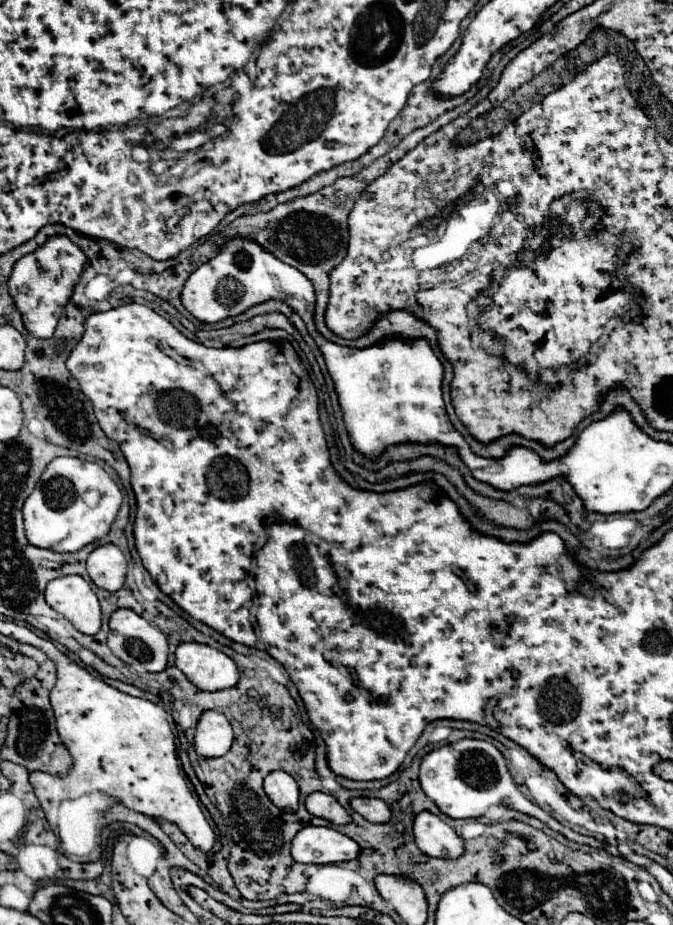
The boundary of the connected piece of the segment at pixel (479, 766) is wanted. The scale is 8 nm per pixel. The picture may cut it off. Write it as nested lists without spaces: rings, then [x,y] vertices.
[[[463,738],[455,744],[447,744],[441,746],[433,752],[429,752],[423,760],[421,760],[421,770],[419,770],[419,782],[423,792],[439,806],[439,810],[443,814],[447,814],[449,818],[479,818],[487,812],[489,806],[501,804],[519,812],[525,812],[529,816],[539,818],[543,824],[547,824],[553,832],[563,834],[567,840],[579,842],[579,844],[589,844],[595,848],[605,848],[605,842],[599,842],[591,836],[583,836],[567,826],[563,826],[561,822],[557,822],[555,818],[551,818],[545,810],[541,810],[537,804],[533,804],[531,800],[527,800],[519,788],[515,786],[505,758],[503,754],[485,740],[473,740],[473,738]]]

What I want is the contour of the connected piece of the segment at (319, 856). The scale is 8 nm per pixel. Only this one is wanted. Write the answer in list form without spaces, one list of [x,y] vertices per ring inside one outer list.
[[[305,826],[293,838],[293,860],[301,864],[339,864],[357,858],[359,844],[349,836],[323,826]]]

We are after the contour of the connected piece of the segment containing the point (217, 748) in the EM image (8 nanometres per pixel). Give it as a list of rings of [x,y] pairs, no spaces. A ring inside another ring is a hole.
[[[205,710],[195,732],[195,752],[205,758],[223,756],[233,744],[233,728],[223,712]]]

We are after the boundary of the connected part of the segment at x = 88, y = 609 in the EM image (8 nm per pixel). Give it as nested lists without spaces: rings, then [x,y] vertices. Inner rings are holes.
[[[61,576],[45,590],[47,604],[65,616],[79,632],[97,634],[101,628],[101,608],[95,592],[81,576]]]

